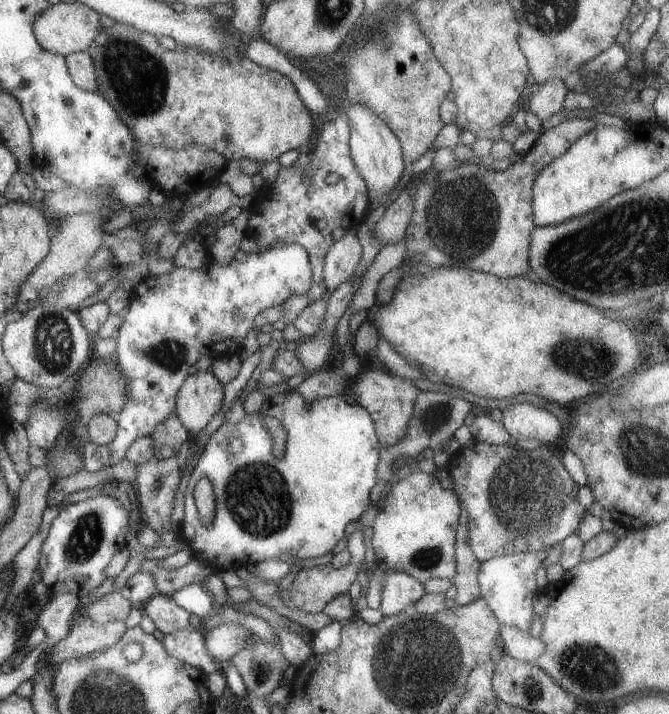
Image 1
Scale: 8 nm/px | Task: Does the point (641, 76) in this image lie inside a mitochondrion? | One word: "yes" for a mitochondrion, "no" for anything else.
no

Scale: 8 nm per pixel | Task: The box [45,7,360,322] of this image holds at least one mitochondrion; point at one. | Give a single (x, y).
(138, 79)

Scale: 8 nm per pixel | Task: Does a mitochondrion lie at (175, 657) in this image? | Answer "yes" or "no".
no

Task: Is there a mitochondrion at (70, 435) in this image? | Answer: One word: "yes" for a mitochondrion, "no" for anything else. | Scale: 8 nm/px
no

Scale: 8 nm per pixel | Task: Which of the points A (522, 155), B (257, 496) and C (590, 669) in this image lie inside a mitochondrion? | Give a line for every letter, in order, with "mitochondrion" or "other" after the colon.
A: other
B: mitochondrion
C: mitochondrion

